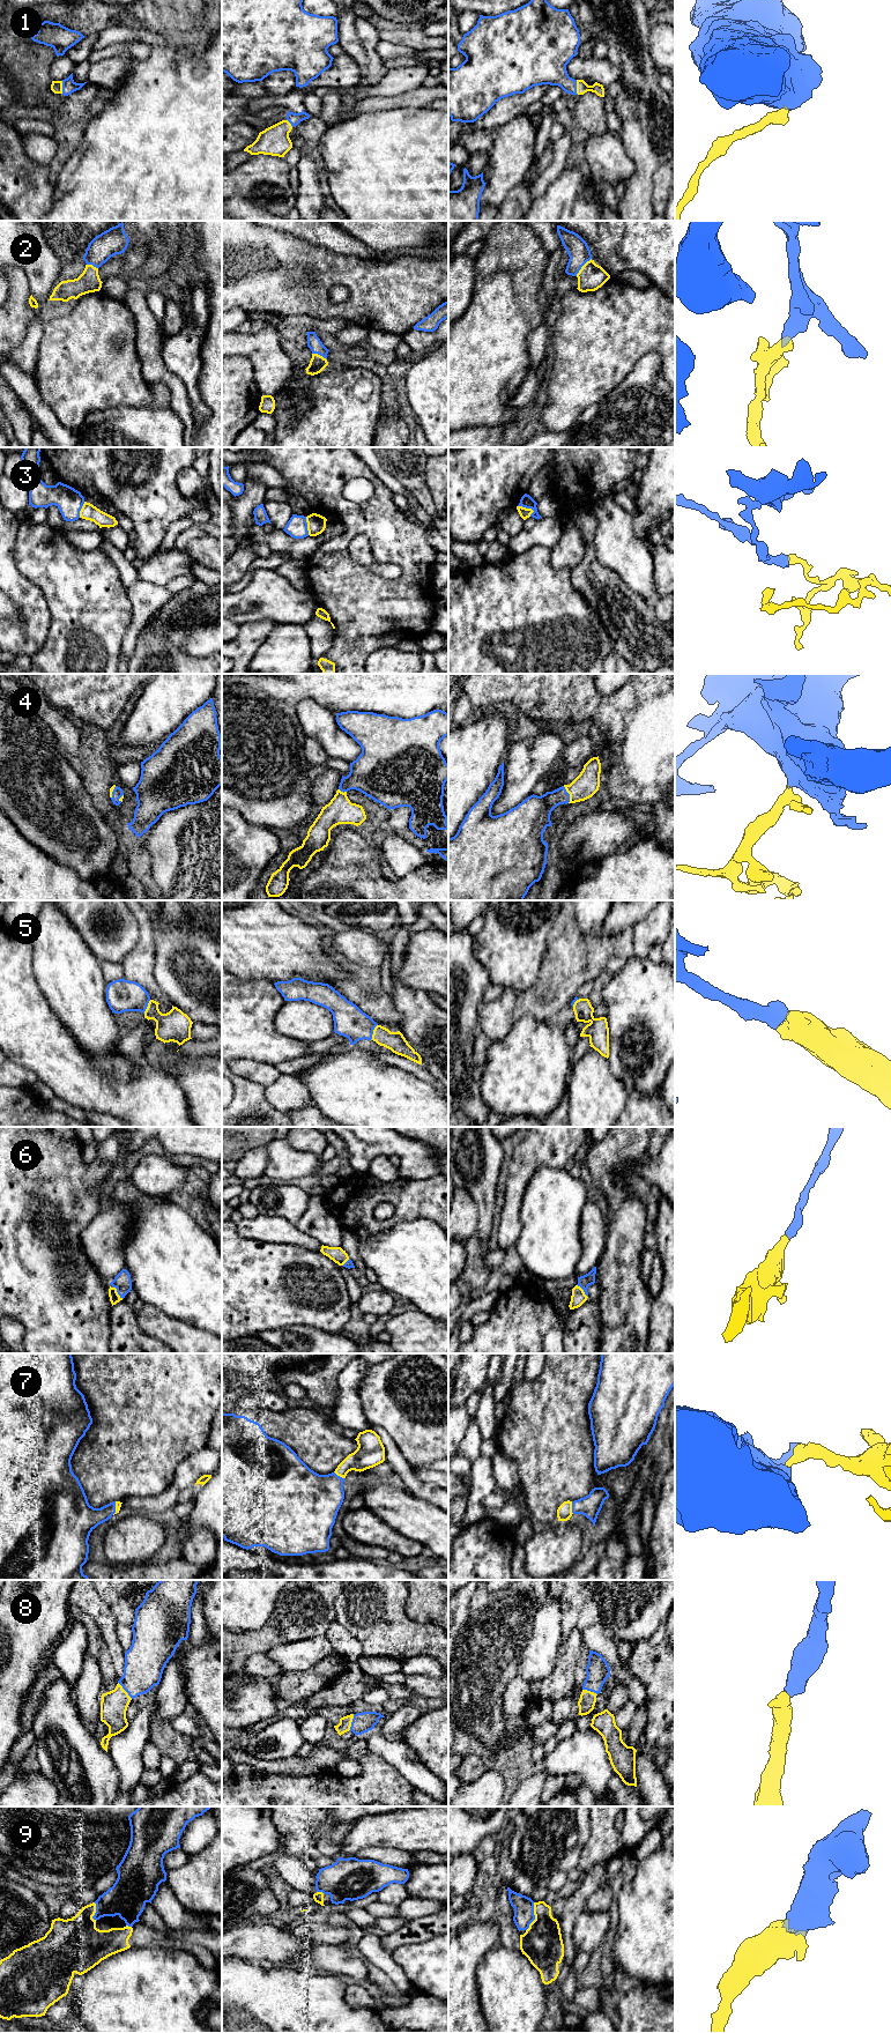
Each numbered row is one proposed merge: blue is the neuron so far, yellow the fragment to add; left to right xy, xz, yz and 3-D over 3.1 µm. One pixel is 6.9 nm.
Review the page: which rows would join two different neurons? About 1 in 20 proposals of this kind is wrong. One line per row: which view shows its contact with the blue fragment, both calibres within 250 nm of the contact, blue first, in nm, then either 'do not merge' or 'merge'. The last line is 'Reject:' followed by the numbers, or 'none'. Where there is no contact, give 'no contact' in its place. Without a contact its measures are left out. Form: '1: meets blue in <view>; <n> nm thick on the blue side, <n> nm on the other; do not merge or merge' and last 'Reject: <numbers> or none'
1: meets blue in yz; 260 nm thick on the blue side, 80 nm on the other; merge
2: meets blue in yz; 150 nm thick on the blue side, 190 nm on the other; merge
3: meets blue in yz; 90 nm thick on the blue side, 70 nm on the other; do not merge
4: meets blue in yz; 190 nm thick on the blue side, 170 nm on the other; merge
5: meets blue in xz; 220 nm thick on the blue side, 140 nm on the other; merge
6: meets blue in xy; 120 nm thick on the blue side, 70 nm on the other; merge
7: meets blue in yz; 150 nm thick on the blue side, 110 nm on the other; merge
8: meets blue in xy; 280 nm thick on the blue side, 190 nm on the other; merge
9: meets blue in yz; 140 nm thick on the blue side, 280 nm on the other; merge
Reject: 3

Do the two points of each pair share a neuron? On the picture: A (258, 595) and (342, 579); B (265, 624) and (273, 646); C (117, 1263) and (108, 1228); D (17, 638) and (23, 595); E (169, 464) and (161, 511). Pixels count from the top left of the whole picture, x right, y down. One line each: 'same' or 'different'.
A: different
B: different
C: same
D: same
E: same

